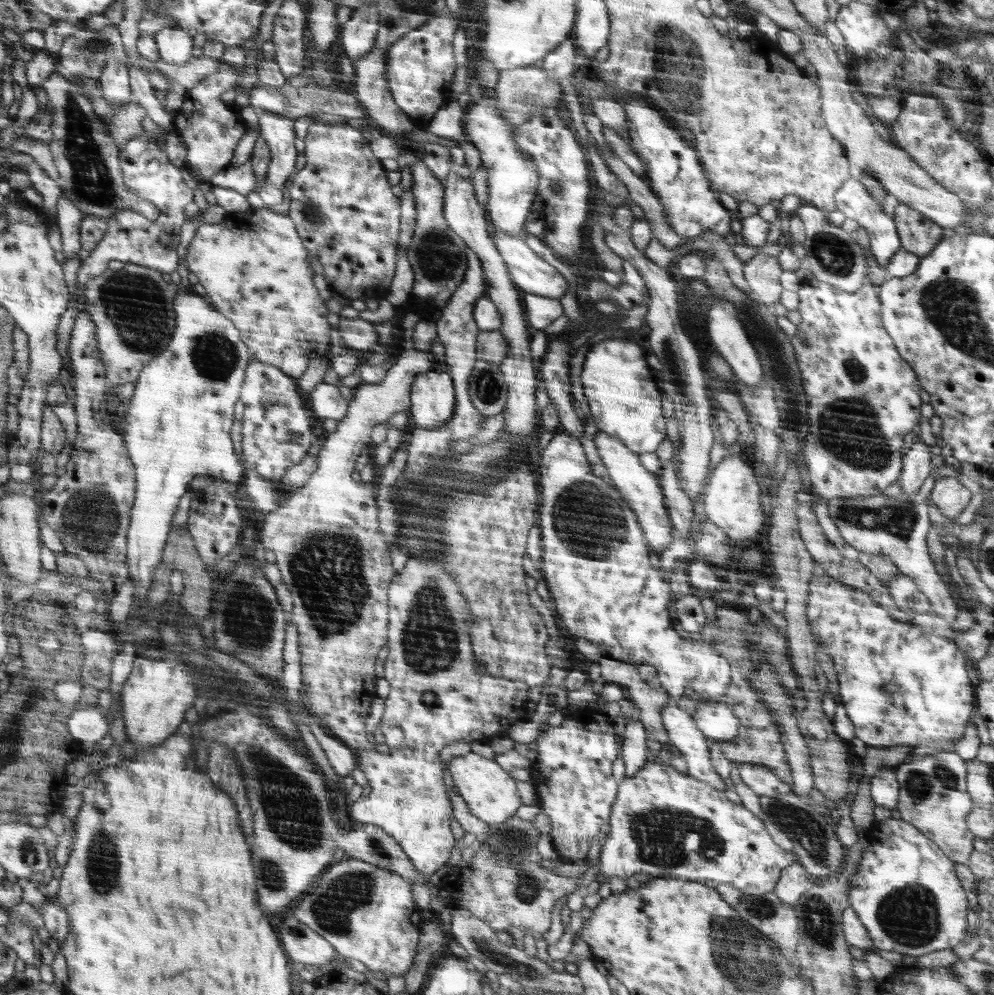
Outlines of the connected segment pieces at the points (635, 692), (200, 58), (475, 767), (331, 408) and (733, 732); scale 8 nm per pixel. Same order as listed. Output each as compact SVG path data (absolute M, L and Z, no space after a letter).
M602 656L599 665L602 678L608 683L621 685L628 700L636 705L646 733L654 736L662 746L667 745L668 734L662 725L662 708L671 701L667 691L662 686L652 688L634 664Z
M198 54L182 66L176 66L158 59L155 62L158 70L161 70L168 78L176 81L186 89L192 88L200 79L219 69L221 60Z
M472 751L465 756L456 756L450 760L449 775L452 786L463 798L469 811L484 822L506 823L522 806L516 782L494 762L494 759L482 758Z
M322 382L307 394L310 400L310 410L318 419L333 418L339 421L346 416L348 401L346 401L338 387Z
M701 701L697 704L696 712L694 712L693 720L696 727L711 742L723 742L733 740L739 733L739 719L732 712L733 707L728 706L721 701Z

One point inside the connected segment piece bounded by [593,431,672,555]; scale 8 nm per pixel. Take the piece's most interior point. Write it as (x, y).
(640, 487)

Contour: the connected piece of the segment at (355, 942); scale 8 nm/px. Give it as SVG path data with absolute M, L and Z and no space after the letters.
M345 857L333 864L320 877L316 888L293 908L292 914L308 928L315 929L334 945L340 956L360 960L374 973L384 973L387 977L404 976L412 968L418 955L422 918L412 894L413 883L398 873L382 869L362 860Z

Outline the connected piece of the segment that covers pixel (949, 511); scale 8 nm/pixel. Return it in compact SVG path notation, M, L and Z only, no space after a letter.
M935 475L934 478L931 499L944 516L953 520L969 505L973 494L956 477Z

